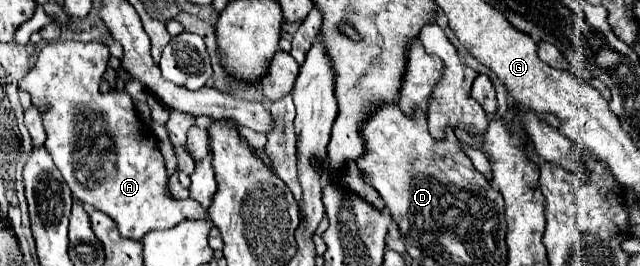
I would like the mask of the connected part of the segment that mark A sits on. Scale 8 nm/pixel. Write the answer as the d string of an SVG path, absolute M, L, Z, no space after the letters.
M55 42L41 50L31 72L19 82L19 86L31 94L31 102L41 110L43 126L47 132L45 148L55 160L67 186L83 204L111 216L117 222L119 232L133 240L141 240L151 230L169 230L183 220L205 218L207 212L197 202L171 200L165 196L169 176L163 156L157 148L155 134L151 134L149 128L145 132L145 122L137 116L131 96L121 90L99 90L101 76L107 70L109 58L109 48L101 42Z

